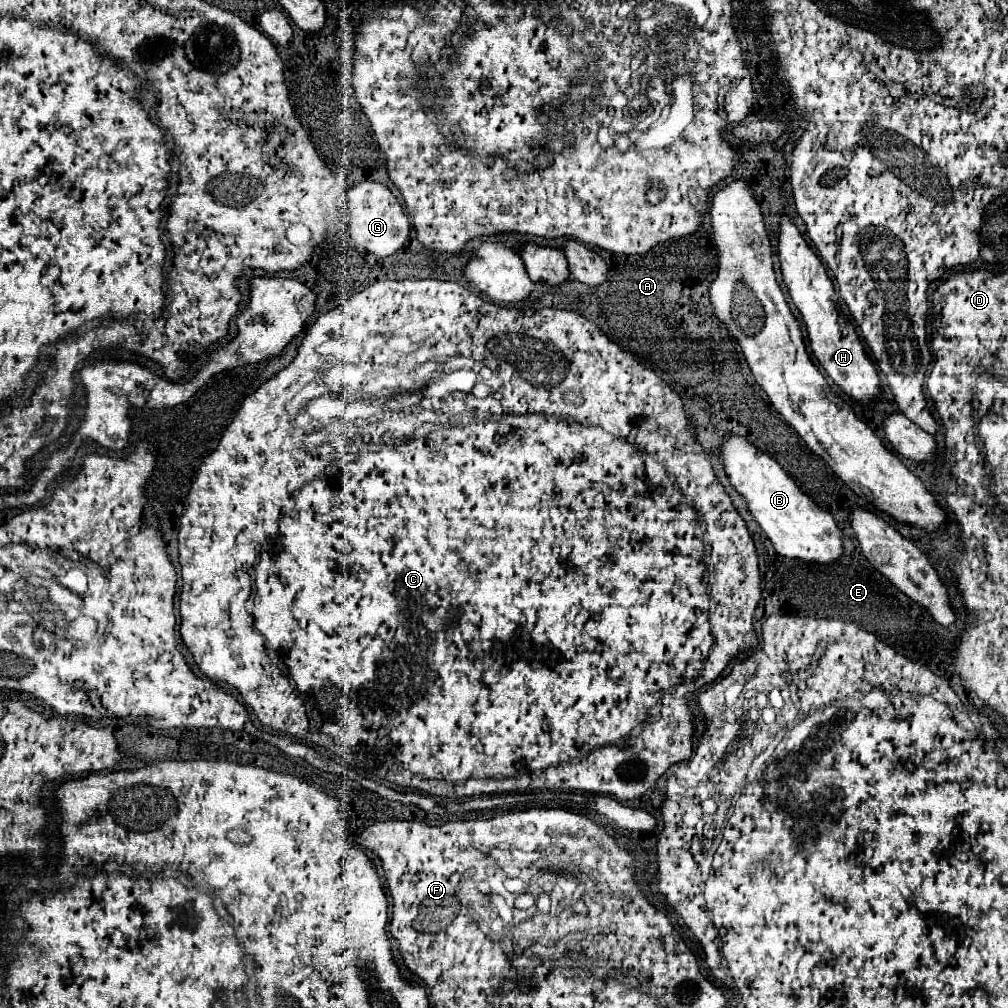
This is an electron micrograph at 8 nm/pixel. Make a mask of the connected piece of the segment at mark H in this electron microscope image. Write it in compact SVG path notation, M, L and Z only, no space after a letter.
M780 214L780 236L778 236L778 256L780 256L780 268L784 284L790 292L790 298L794 306L800 310L802 320L808 330L810 346L814 358L820 362L820 366L826 370L826 374L854 400L862 404L870 404L880 396L880 380L878 372L868 358L856 330L840 332L838 324L838 294L832 286L832 280L826 274L824 264L820 258L812 252L804 236L800 234L798 226L792 222L788 214Z

